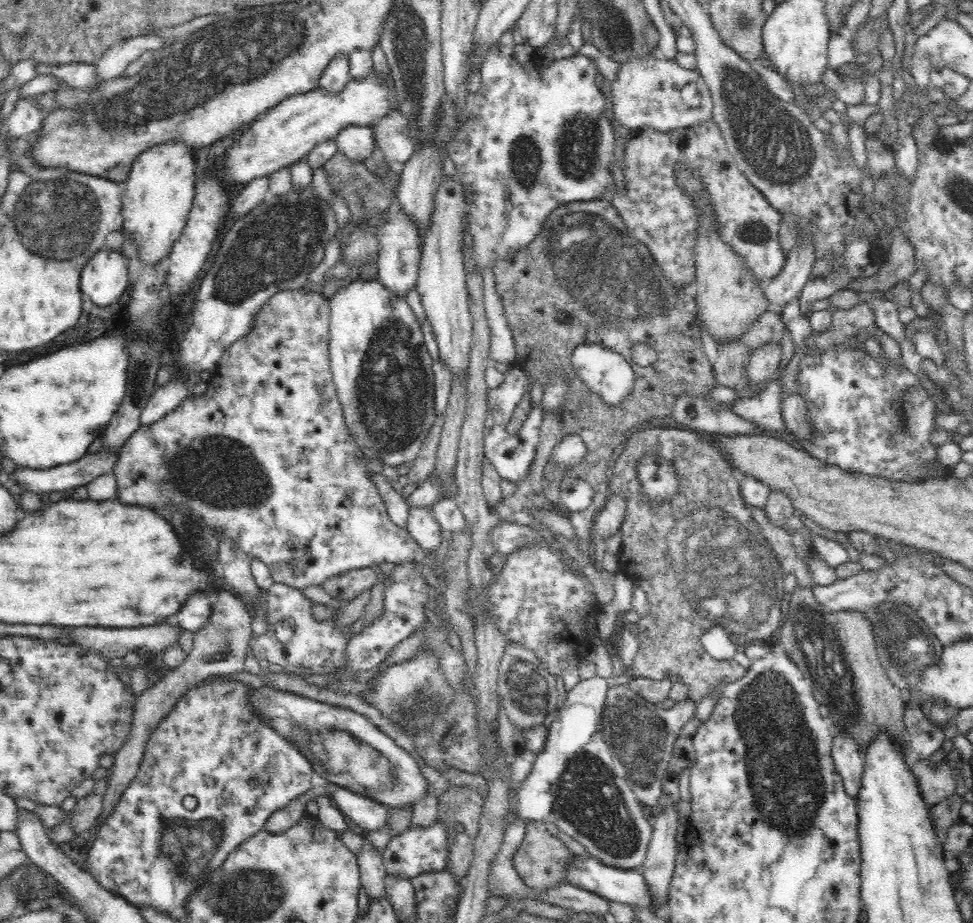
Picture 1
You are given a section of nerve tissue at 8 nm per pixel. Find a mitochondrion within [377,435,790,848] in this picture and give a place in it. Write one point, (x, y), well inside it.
(723, 578)

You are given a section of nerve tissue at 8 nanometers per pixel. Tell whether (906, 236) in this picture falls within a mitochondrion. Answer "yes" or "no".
no

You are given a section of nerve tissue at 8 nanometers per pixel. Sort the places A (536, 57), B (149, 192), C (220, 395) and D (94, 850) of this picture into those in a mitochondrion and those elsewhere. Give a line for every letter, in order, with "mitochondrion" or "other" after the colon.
A: other
B: other
C: other
D: other

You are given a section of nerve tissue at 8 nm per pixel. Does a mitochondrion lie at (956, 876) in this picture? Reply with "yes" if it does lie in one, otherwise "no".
no

